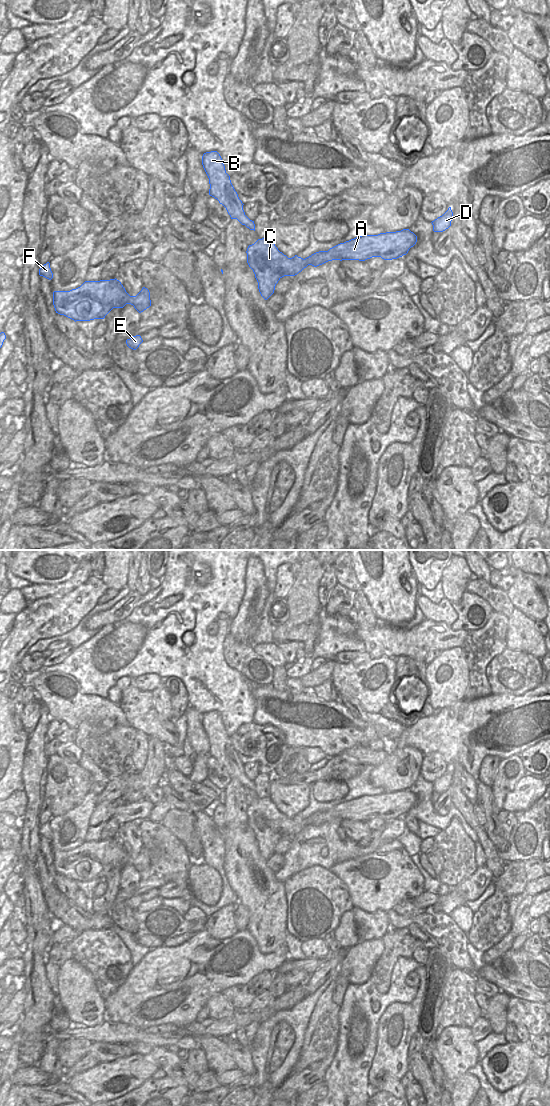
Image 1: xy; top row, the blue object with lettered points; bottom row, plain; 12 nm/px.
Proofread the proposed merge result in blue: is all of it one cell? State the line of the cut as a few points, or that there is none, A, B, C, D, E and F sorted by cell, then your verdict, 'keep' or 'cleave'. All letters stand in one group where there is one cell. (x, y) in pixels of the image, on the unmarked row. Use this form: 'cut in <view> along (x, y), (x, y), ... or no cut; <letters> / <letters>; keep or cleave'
no cut; A B C D E F; keep

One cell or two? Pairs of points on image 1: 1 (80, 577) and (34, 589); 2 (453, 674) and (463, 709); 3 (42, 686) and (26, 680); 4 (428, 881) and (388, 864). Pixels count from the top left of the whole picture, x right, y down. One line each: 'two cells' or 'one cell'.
1: one cell
2: two cells
3: two cells
4: two cells

